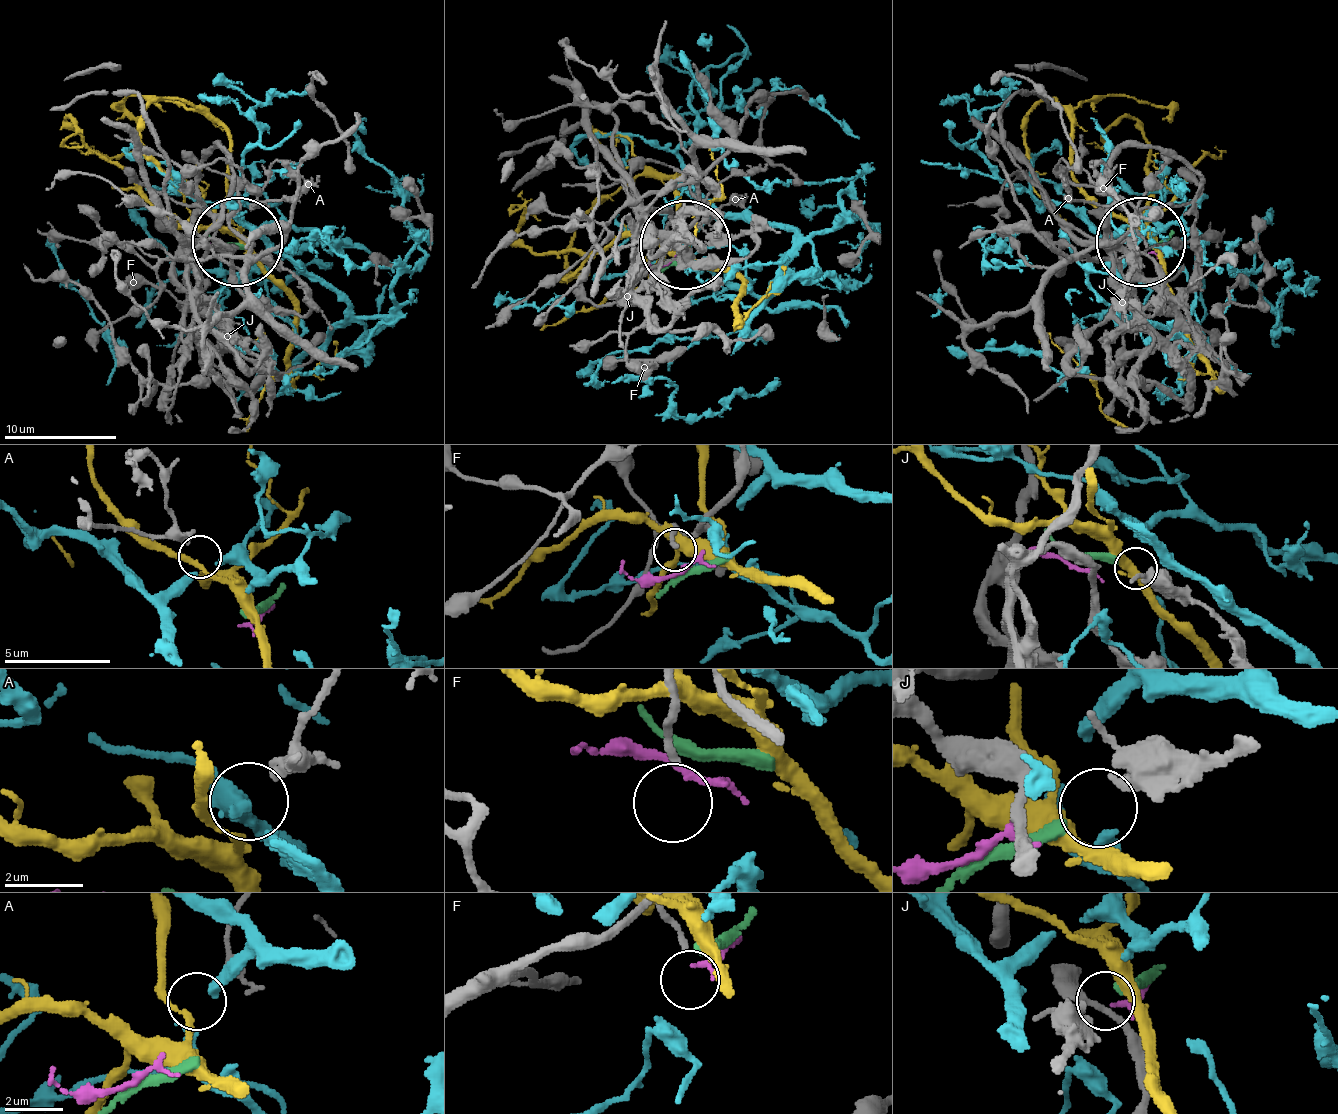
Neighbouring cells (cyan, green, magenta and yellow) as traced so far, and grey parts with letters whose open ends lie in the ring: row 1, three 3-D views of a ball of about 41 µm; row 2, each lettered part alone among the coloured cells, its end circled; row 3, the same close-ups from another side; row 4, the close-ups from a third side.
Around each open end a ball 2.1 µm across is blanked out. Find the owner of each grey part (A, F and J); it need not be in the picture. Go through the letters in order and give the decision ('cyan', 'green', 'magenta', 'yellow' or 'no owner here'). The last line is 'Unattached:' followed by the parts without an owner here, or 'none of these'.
A: cyan
F: no owner here
J: green
Unattached: F

